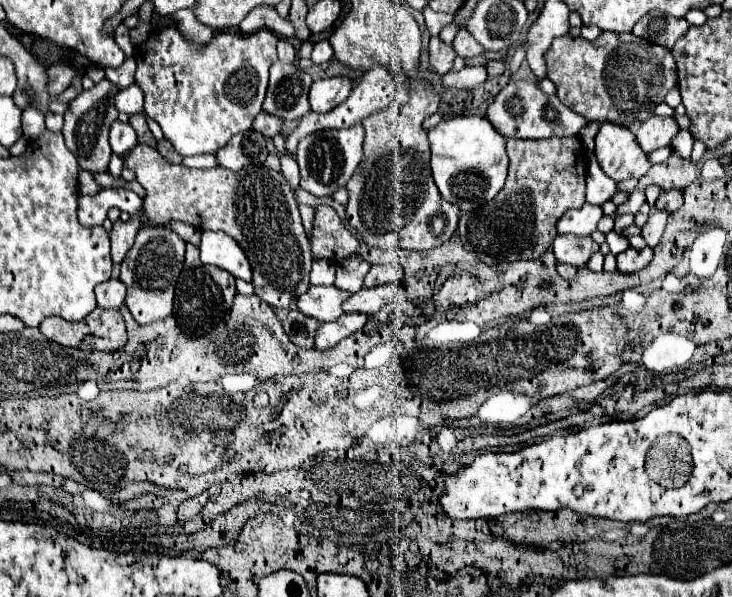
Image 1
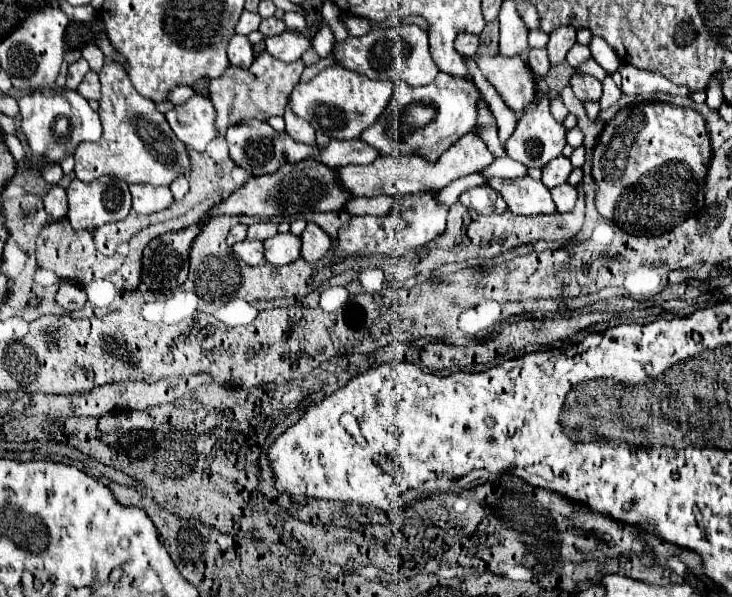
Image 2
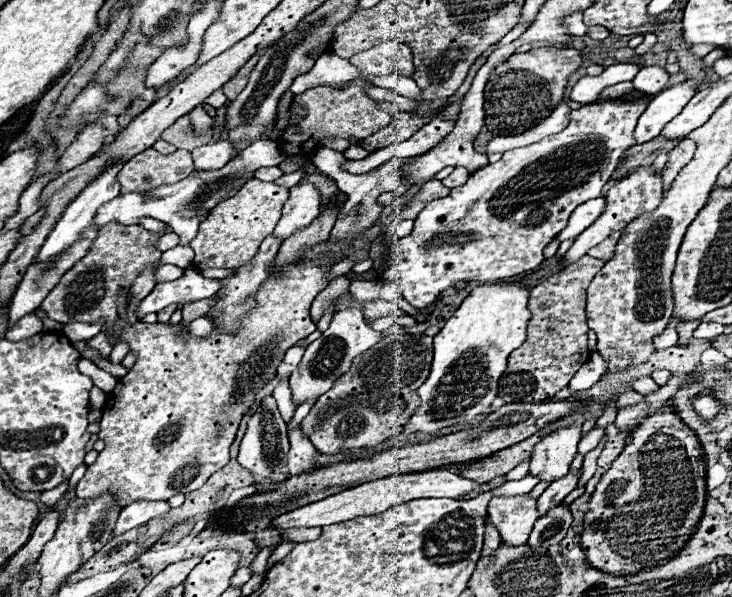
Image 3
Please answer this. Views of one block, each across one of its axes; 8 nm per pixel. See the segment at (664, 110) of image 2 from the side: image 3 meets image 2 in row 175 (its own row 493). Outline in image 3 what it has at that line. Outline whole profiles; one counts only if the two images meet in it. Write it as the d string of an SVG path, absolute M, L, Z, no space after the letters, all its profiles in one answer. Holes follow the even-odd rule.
M660 408L656 414L648 416L626 444L624 452L612 462L612 468L602 474L584 514L584 530L580 534L580 546L584 560L590 568L602 570L606 574L638 574L640 570L652 570L662 560L674 558L686 542L692 538L706 502L706 476L704 476L704 456L696 434L682 424L672 408Z

